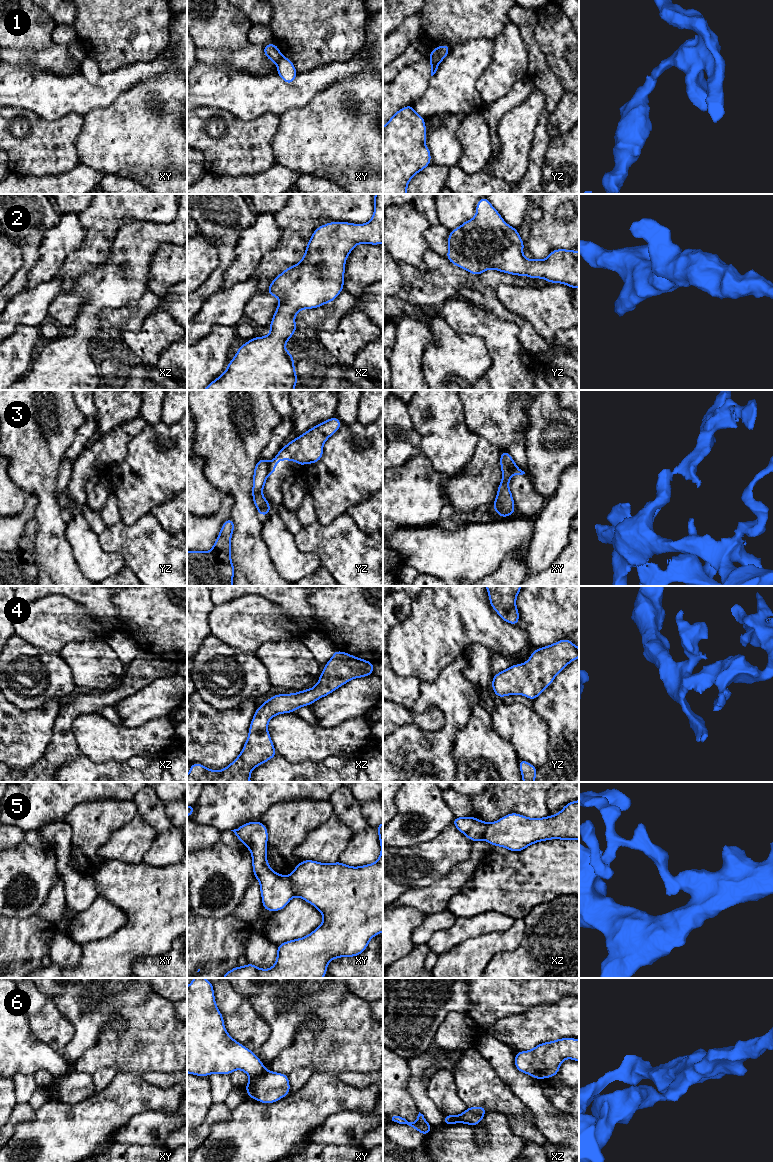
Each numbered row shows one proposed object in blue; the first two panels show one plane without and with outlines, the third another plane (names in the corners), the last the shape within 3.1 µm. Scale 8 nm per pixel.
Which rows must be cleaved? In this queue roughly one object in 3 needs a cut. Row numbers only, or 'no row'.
1, 5, 6

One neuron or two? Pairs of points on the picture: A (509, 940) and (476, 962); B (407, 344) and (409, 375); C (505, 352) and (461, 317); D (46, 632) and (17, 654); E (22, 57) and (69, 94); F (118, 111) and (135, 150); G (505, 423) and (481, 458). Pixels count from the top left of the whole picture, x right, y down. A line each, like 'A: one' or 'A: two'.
A: one
B: one
C: one
D: two
E: two
F: one
G: two

